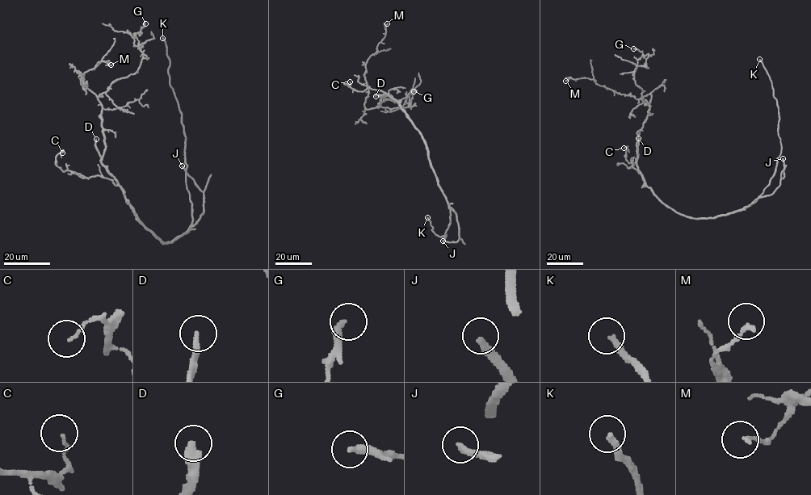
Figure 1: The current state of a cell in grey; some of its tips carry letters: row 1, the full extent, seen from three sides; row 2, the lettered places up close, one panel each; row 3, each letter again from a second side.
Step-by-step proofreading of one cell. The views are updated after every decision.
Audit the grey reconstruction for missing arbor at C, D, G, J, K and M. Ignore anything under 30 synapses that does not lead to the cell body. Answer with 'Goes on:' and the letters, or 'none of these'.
Goes on: D, J, K

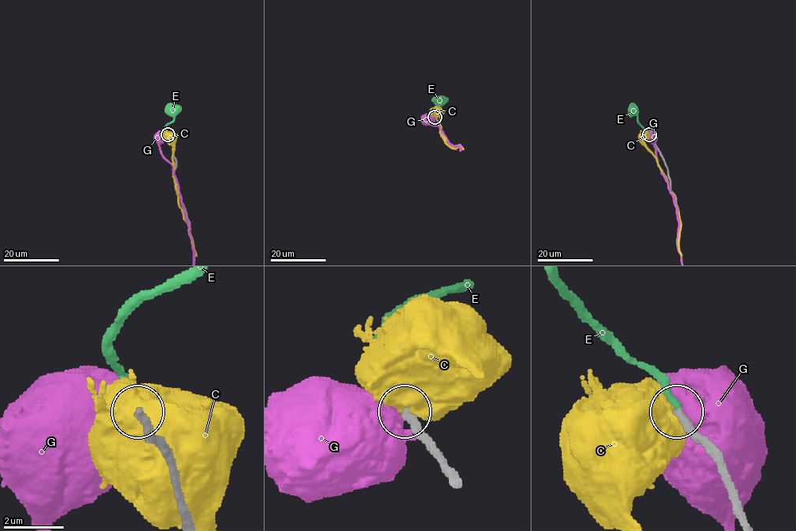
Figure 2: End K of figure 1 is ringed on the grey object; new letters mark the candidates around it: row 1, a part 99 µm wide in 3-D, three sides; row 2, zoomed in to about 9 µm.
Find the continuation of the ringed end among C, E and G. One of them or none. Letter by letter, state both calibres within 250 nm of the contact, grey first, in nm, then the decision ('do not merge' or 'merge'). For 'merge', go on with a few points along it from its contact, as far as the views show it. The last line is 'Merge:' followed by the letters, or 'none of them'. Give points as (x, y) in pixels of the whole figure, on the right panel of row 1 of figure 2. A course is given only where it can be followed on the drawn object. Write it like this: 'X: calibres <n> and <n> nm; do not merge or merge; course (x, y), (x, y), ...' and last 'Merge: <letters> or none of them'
C: calibres 320 and 700 nm; do not merge
E: calibres 280 and 280 nm; merge; course (649, 133), (639, 123), (636, 108), (631, 106), (632, 109)
G: calibres 300 and 1050 nm; do not merge
Merge: E

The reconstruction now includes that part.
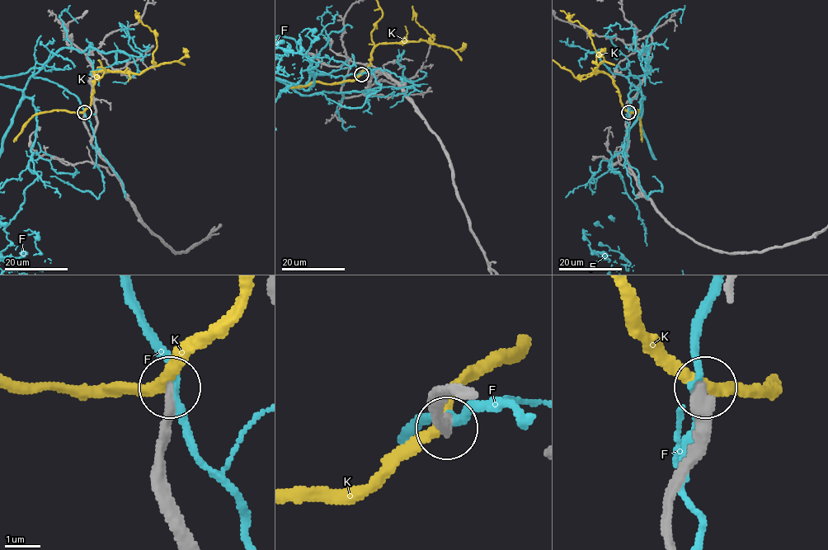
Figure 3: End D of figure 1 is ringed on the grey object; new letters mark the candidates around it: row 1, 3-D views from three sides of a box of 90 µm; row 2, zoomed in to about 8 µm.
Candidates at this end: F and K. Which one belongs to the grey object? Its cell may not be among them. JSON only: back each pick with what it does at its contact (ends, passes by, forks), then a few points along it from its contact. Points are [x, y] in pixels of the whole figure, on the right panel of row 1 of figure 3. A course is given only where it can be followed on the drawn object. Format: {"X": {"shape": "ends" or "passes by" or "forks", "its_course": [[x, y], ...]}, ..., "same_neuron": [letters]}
{"same_neuron": []}

